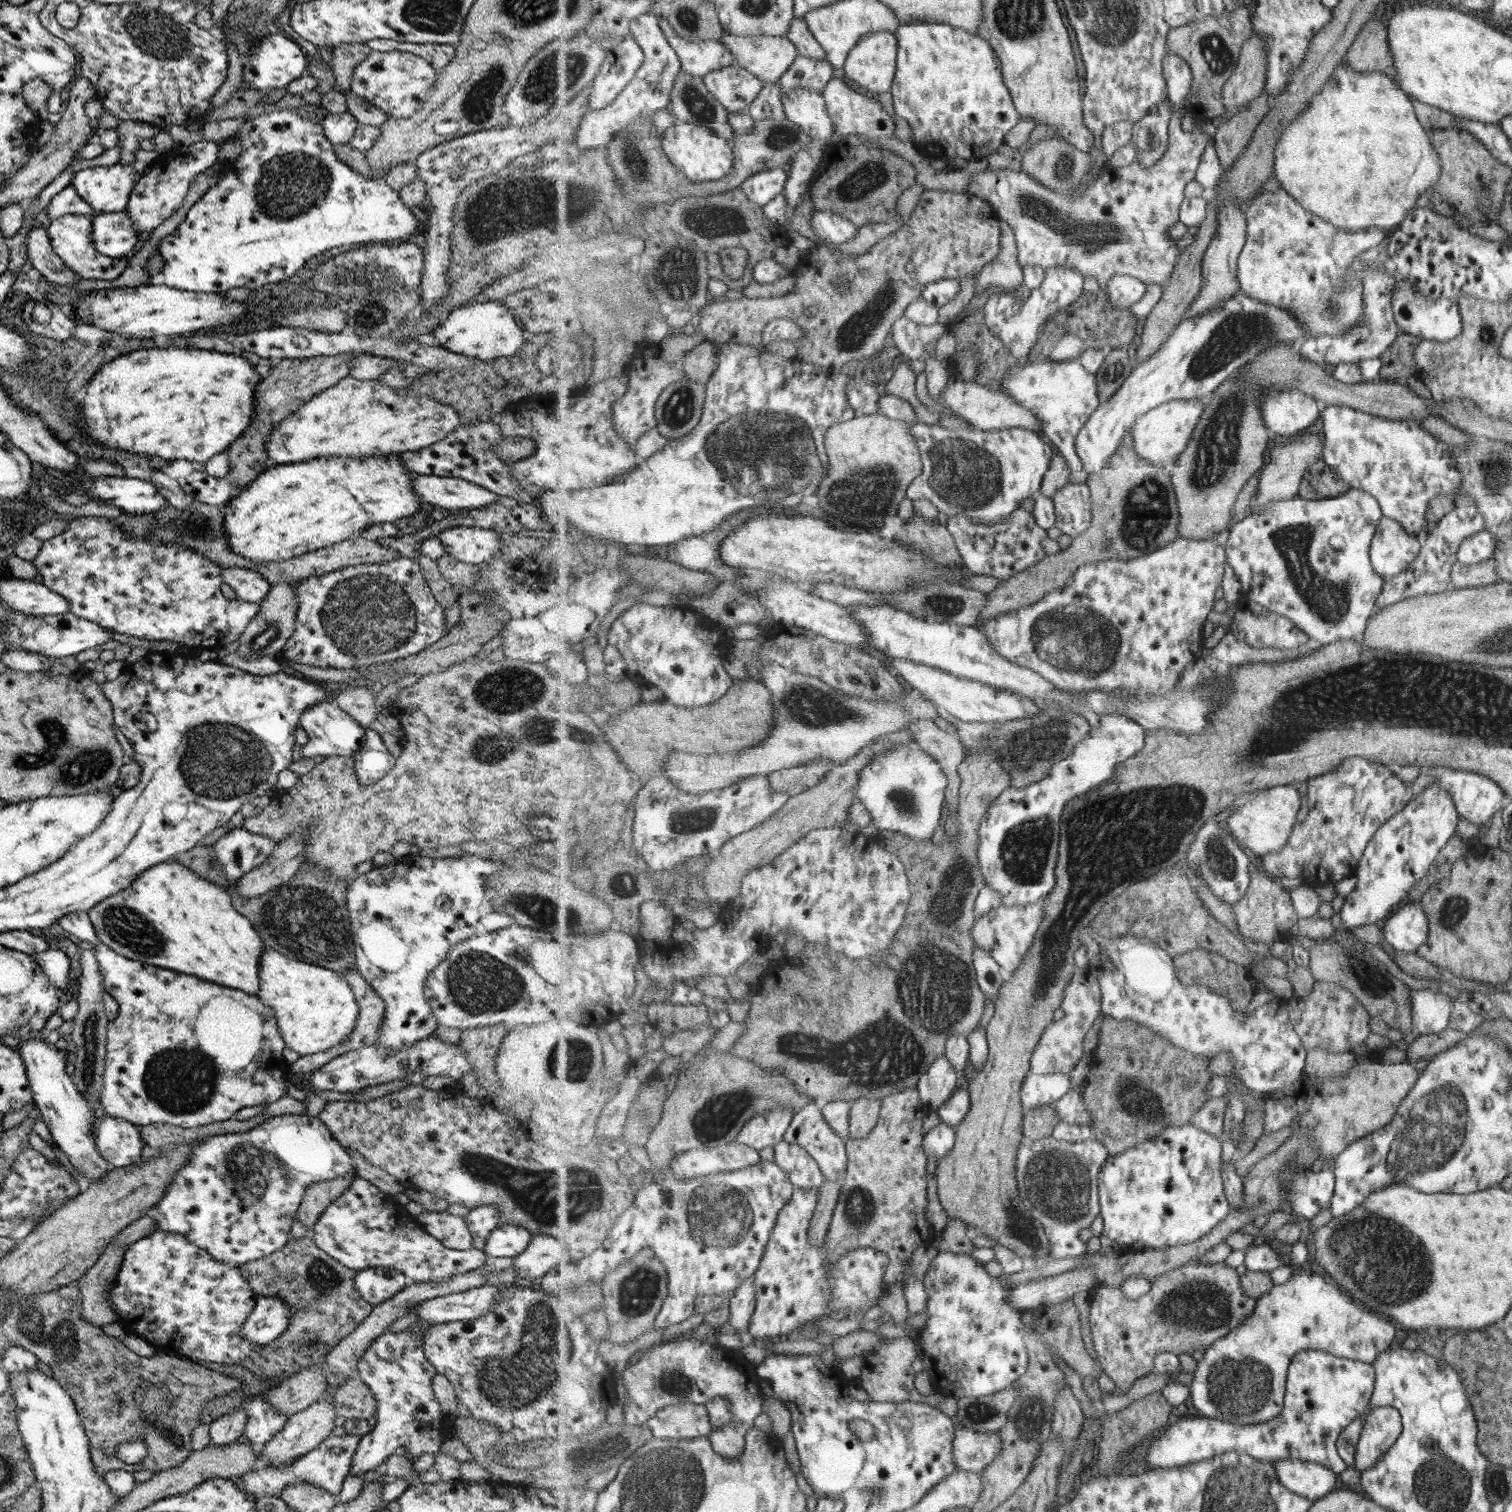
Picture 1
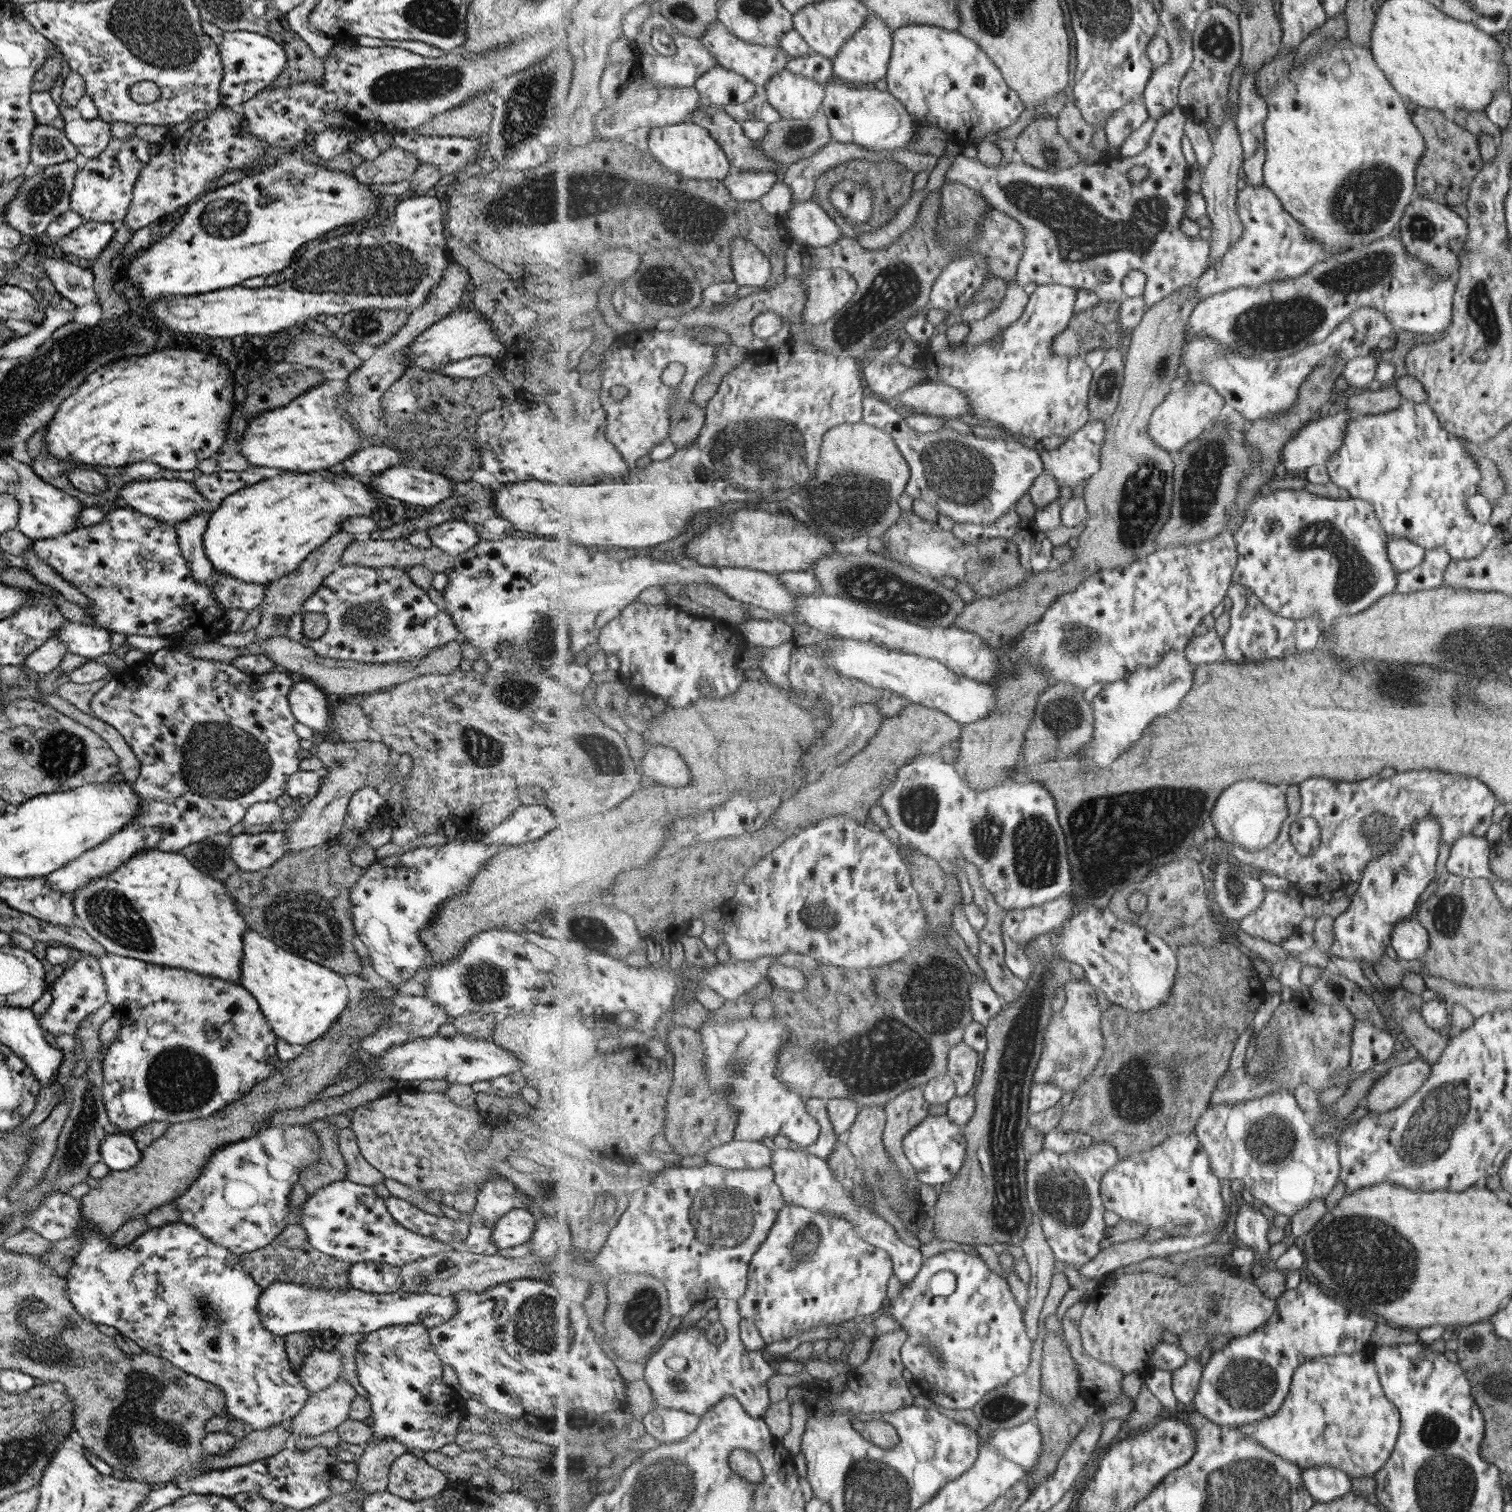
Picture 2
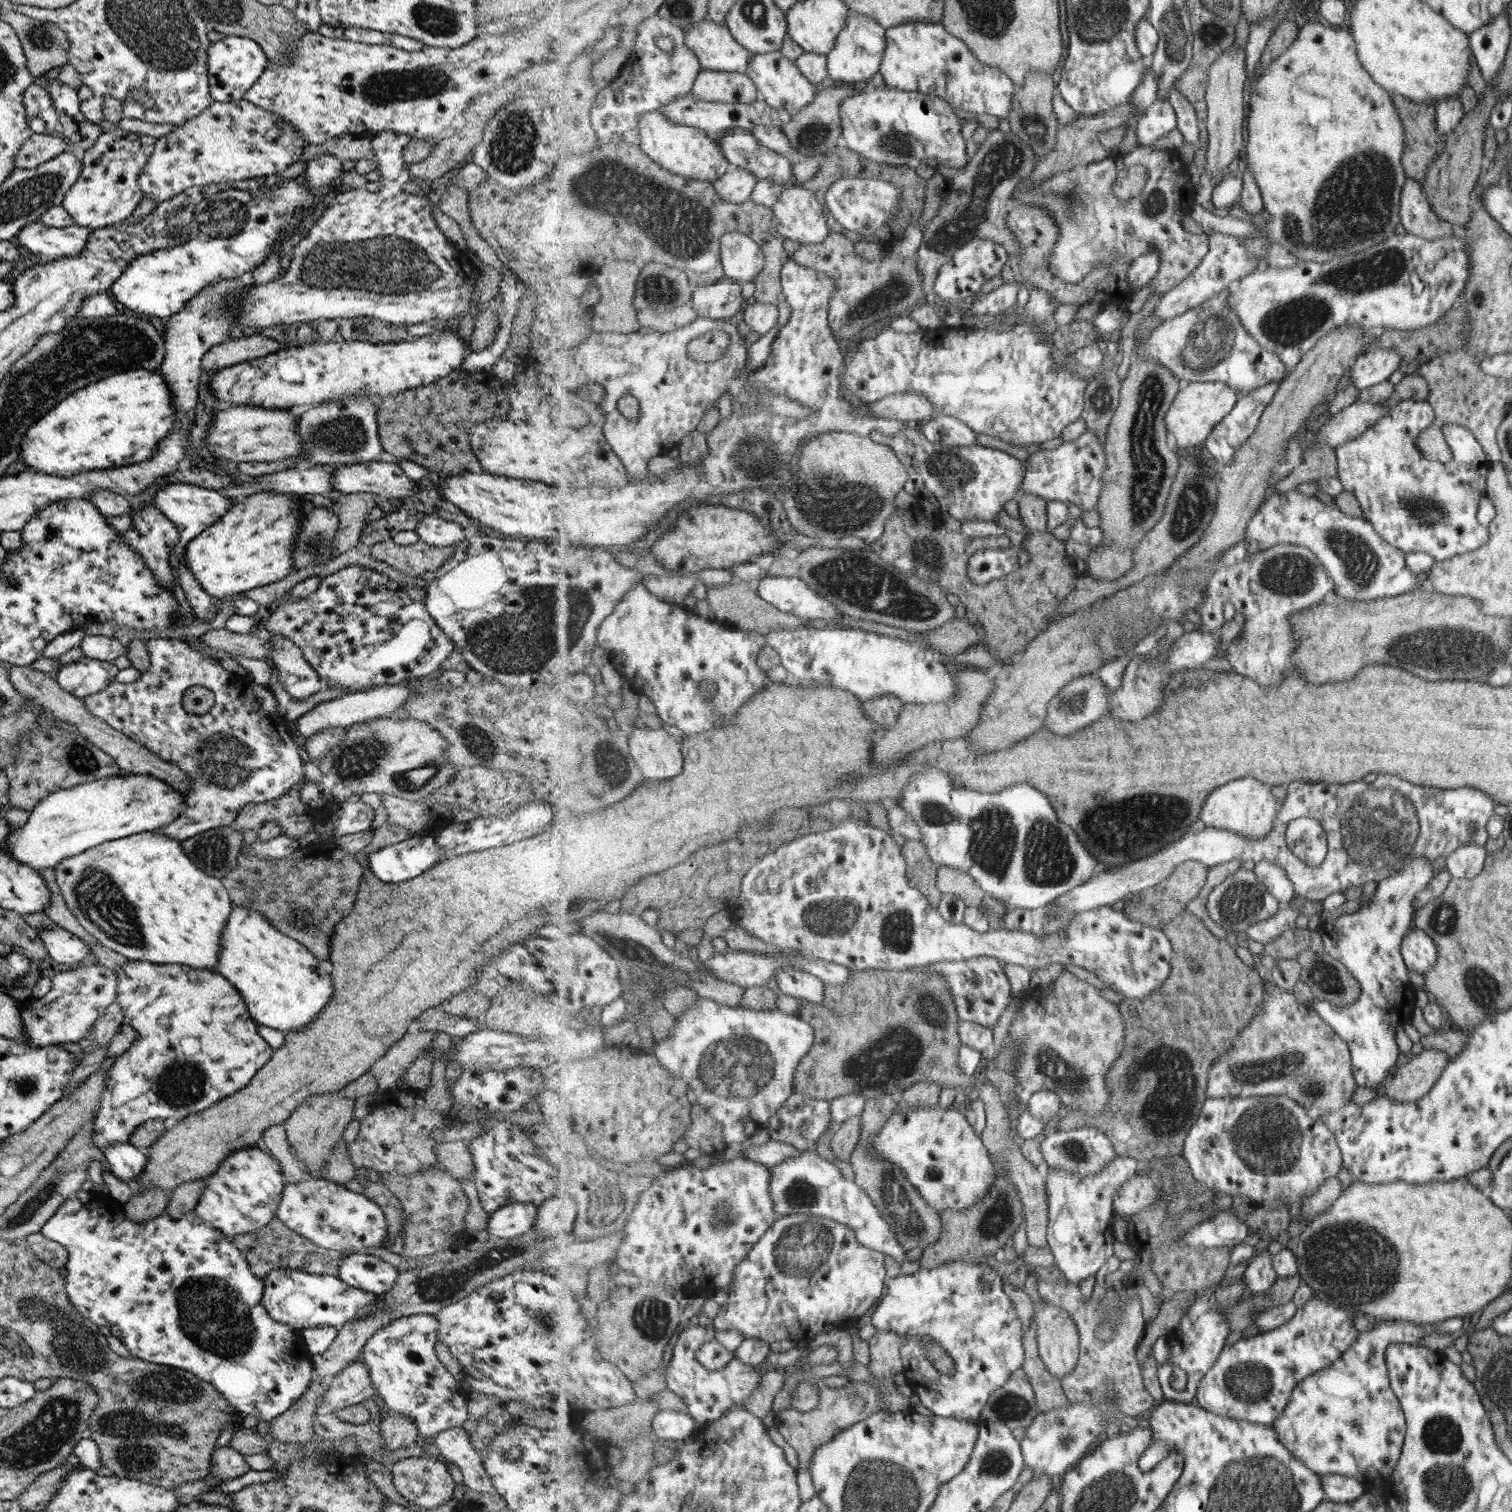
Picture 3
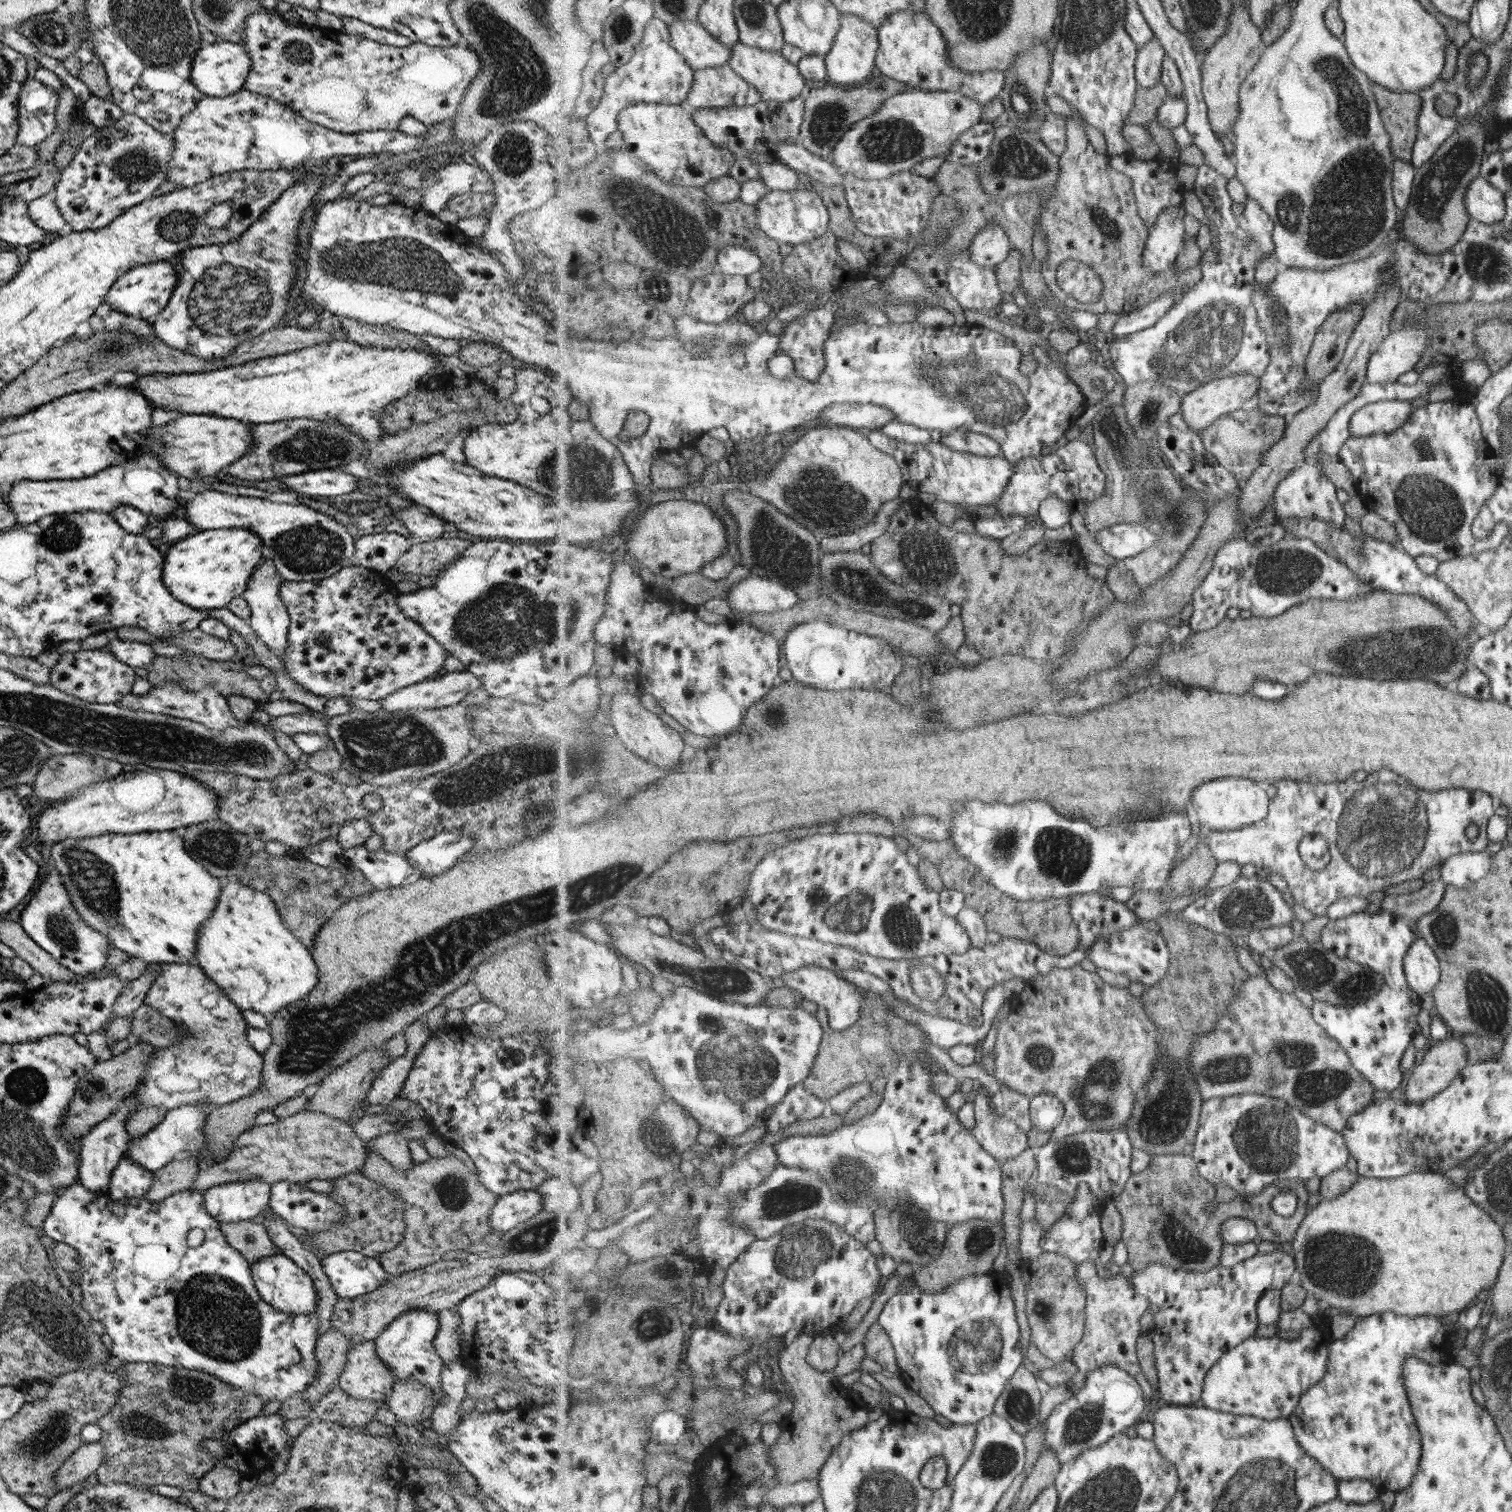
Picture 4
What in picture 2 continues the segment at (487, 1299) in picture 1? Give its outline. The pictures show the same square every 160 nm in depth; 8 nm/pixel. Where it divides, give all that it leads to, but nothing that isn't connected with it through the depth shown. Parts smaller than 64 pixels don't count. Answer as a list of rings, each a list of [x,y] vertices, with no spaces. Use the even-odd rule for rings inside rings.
[[[273,1281],[264,1288],[257,1299],[261,1326],[273,1336],[285,1337],[295,1332],[329,1330],[338,1336],[368,1333],[393,1325],[421,1323],[427,1328],[450,1319],[456,1311],[451,1293],[406,1293],[400,1288],[391,1293],[361,1292],[351,1287],[346,1291],[306,1287],[290,1282]]]

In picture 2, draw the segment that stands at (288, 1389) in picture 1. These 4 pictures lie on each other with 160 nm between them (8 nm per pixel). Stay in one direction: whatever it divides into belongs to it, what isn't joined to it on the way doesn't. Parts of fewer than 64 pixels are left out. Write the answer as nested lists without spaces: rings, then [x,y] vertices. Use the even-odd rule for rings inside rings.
[[[331,1349],[327,1352],[313,1350],[298,1368],[297,1378],[308,1394],[327,1388],[338,1379],[342,1370],[341,1357]]]

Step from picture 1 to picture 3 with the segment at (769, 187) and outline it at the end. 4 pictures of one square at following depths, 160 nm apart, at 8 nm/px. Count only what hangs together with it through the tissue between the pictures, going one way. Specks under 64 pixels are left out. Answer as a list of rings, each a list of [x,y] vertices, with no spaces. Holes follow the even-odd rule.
[[[731,167],[724,175],[714,182],[715,189],[723,200],[731,203],[745,203],[751,200],[759,178],[741,167]]]

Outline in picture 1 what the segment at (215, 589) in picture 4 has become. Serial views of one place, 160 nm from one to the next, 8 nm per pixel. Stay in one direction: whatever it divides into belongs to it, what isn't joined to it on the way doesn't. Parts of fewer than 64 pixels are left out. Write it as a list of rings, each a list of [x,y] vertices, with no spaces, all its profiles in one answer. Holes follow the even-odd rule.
[[[381,455],[269,465],[226,504],[223,529],[228,548],[251,562],[275,562],[357,537],[370,524],[397,524],[401,518],[413,516],[423,503],[412,491],[412,480],[419,474],[407,470],[402,462],[400,455]]]

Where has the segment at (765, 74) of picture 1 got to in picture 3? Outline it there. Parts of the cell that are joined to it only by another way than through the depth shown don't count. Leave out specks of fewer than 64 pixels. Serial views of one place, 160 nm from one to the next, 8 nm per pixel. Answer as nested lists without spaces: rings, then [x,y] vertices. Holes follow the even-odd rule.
[[[705,20],[688,27],[685,45],[699,57],[703,69],[746,72],[755,53],[739,44],[725,23]]]

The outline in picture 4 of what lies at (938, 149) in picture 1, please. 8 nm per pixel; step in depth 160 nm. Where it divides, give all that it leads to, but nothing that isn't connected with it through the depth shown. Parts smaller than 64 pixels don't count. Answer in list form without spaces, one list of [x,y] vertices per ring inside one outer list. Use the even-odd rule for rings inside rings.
[[[899,11],[897,14],[889,16],[880,26],[880,52],[877,55],[876,63],[882,75],[899,82],[908,84],[908,88],[925,87],[927,91],[949,91],[961,93],[971,97],[976,101],[988,104],[995,98],[1000,97],[1006,83],[1006,72],[1002,70],[985,70],[985,72],[963,72],[960,68],[953,67],[952,60],[948,56],[949,44],[945,41],[945,36],[941,33],[936,23],[932,21],[926,12],[915,13],[909,11]]]

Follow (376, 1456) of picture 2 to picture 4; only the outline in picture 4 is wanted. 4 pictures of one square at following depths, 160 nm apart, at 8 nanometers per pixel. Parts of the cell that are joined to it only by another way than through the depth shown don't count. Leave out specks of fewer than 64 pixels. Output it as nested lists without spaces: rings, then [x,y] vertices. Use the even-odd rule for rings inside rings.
[[[413,1380],[393,1382],[390,1393],[383,1405],[405,1426],[426,1427],[433,1413],[434,1394]]]

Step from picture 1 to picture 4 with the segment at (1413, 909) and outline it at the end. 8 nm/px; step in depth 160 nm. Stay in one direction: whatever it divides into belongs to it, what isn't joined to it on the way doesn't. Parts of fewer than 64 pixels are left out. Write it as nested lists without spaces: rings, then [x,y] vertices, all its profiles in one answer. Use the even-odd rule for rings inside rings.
[[[1423,939],[1412,942],[1404,956],[1403,969],[1407,983],[1418,996],[1431,993],[1440,980],[1439,960]]]

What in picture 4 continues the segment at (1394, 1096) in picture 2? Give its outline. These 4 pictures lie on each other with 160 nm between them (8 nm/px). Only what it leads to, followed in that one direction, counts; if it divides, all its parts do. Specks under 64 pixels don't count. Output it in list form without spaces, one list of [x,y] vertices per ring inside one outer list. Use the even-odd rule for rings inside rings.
[[[1452,1035],[1442,1041],[1428,1044],[1419,1065],[1409,1069],[1405,1084],[1405,1098],[1409,1103],[1439,1095],[1448,1087],[1468,1062],[1468,1050]]]

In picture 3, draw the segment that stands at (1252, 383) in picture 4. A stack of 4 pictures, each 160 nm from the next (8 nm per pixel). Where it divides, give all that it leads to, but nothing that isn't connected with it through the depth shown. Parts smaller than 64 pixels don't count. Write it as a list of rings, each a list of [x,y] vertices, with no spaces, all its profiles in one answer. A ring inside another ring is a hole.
[[[1195,382],[1183,385],[1165,417],[1165,426],[1175,437],[1179,451],[1201,448],[1223,418],[1229,416],[1238,399],[1237,392],[1221,382]]]

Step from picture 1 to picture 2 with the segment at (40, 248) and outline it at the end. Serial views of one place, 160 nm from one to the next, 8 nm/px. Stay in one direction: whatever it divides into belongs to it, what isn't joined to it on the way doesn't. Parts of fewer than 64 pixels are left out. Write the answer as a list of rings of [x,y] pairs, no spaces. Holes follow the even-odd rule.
[[[47,248],[39,251],[38,256],[54,290],[76,307],[84,304],[97,304],[91,270],[81,269],[69,261],[53,259],[49,253]]]

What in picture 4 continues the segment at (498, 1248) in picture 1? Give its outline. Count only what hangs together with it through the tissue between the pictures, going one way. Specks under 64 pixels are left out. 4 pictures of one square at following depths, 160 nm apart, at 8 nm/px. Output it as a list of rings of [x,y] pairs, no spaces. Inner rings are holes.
[[[533,1189],[497,1196],[488,1216],[488,1223],[497,1234],[523,1224],[542,1209],[541,1195]]]

